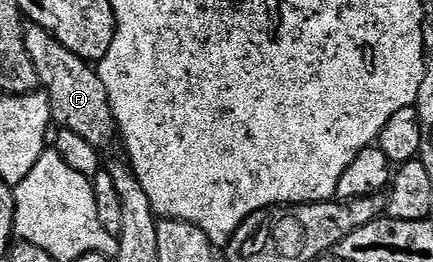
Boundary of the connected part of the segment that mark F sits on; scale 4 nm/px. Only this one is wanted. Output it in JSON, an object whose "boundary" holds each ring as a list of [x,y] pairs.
{"boundary":[[[39,24],[25,25],[24,46],[36,74],[41,91],[46,92],[51,102],[51,118],[55,125],[67,128],[74,136],[79,136],[90,148],[110,148],[116,144],[119,135],[114,111],[108,98],[104,82],[100,82],[97,71],[87,61],[80,59],[68,46],[64,46],[48,30]]]}

